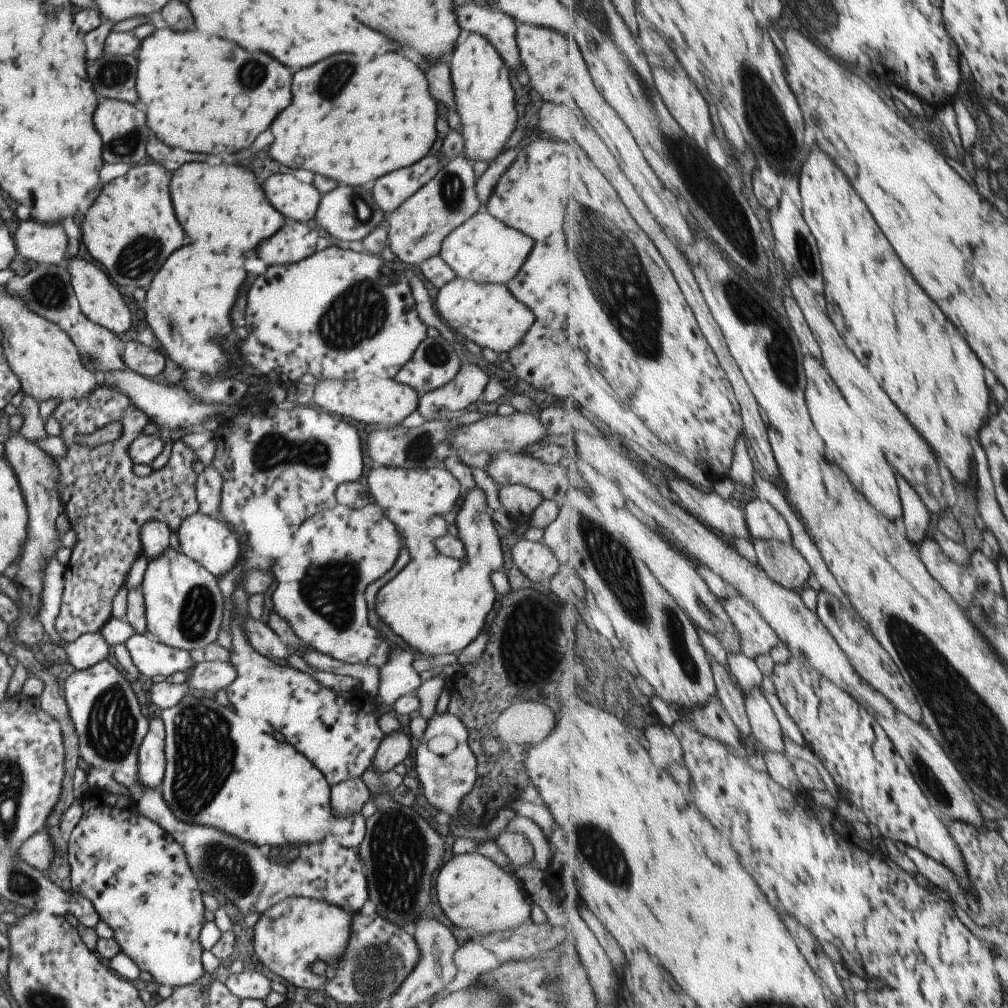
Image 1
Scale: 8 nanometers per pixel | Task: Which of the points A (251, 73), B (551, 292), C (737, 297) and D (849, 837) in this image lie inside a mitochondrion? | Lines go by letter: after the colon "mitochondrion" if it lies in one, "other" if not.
A: mitochondrion
B: other
C: mitochondrion
D: other

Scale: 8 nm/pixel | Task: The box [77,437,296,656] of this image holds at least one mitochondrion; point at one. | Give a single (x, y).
(198, 606)

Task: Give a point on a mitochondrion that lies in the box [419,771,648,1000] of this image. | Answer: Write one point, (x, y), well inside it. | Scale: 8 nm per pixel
(601, 851)

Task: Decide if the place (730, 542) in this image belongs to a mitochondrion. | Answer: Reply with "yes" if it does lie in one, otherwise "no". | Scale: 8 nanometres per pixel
no

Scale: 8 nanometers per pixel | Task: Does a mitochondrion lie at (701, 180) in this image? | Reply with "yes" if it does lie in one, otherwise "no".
yes

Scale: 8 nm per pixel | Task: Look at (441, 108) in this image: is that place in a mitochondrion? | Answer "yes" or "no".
no

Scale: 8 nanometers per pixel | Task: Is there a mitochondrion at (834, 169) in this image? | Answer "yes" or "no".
no

